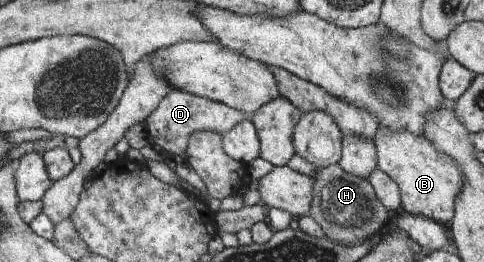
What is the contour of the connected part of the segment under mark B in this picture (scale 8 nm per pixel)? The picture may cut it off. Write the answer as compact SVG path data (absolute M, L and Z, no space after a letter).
M382 125L373 141L377 151L377 167L401 186L401 206L409 214L424 216L448 227L455 217L455 201L466 180L466 174L455 158L437 150L428 138L408 129L395 131Z

